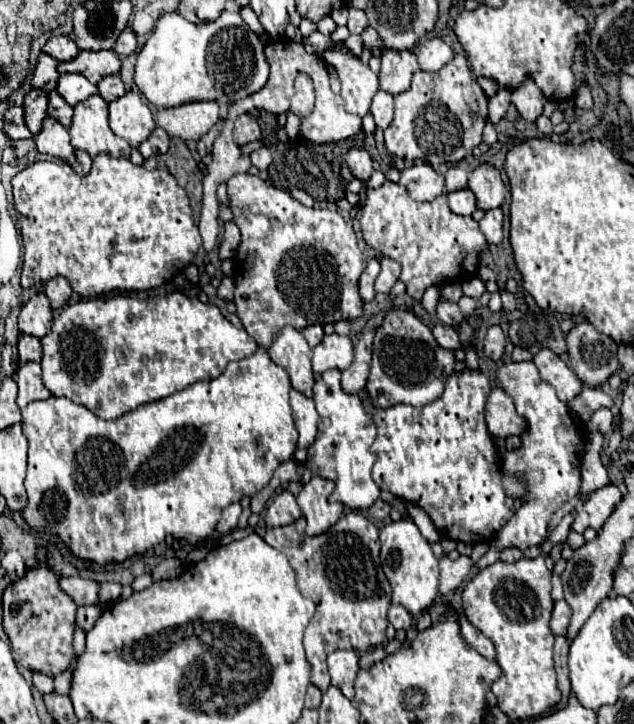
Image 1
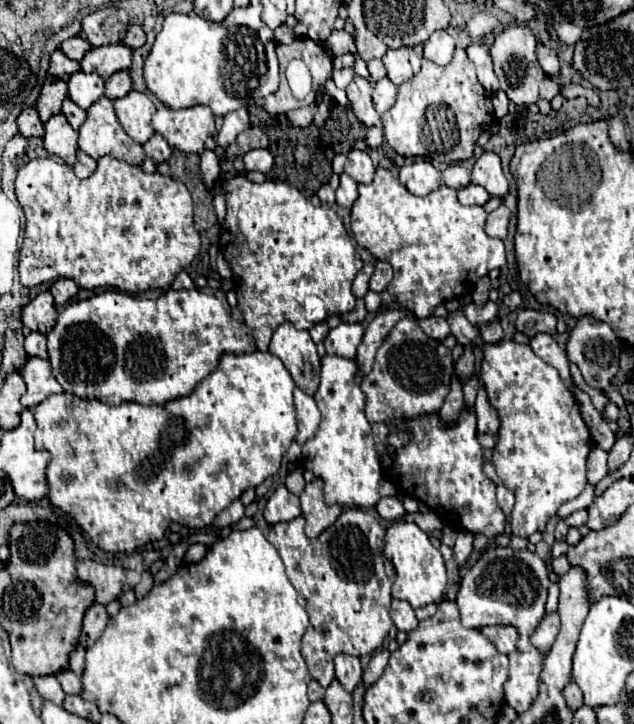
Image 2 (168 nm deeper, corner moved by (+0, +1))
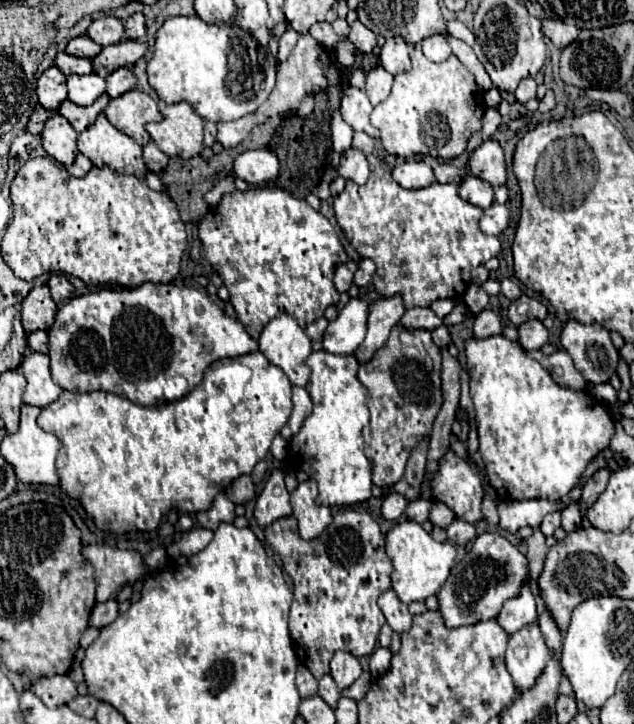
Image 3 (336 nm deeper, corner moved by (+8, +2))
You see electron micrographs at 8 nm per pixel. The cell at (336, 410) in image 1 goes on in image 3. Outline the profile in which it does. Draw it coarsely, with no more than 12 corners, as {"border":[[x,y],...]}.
{"border":[[352,354],[308,356],[314,412],[290,450],[318,504],[366,502],[366,390]]}

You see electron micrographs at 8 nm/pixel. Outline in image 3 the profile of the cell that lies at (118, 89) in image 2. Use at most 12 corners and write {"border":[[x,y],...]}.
{"border":[[118,68],[106,76],[106,94],[122,96],[136,86],[130,68]]}

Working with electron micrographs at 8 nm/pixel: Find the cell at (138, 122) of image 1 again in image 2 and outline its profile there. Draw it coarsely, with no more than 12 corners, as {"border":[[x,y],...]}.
{"border":[[130,91],[114,101],[124,131],[146,143],[152,135],[154,103]]}

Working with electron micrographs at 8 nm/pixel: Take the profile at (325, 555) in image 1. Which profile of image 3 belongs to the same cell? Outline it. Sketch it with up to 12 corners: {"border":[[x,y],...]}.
{"border":[[368,512],[314,540],[266,528],[294,582],[290,636],[314,678],[370,656],[392,562]]}

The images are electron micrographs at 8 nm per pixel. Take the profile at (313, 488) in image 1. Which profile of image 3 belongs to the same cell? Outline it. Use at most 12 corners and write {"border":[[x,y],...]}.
{"border":[[314,480],[292,494],[298,532],[312,540],[329,526],[330,507],[316,504]]}

